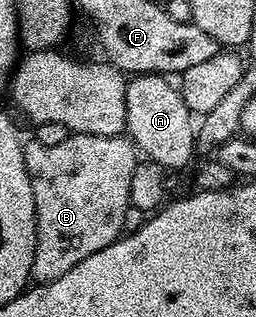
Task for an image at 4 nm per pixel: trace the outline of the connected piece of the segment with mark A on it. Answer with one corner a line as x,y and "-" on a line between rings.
140,73
134,75
127,83
126,88
126,133
138,151
155,164
161,165
164,170
179,170
185,167
193,156
196,147
195,124
191,113
184,104
180,91
166,81
160,73

